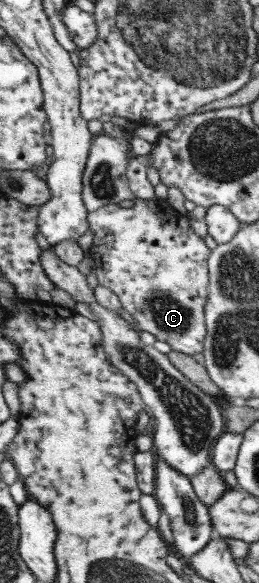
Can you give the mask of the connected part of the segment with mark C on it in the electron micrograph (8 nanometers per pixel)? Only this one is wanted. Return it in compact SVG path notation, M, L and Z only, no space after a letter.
M134 198L133 201L135 203L130 208L110 204L89 212L94 245L88 252L95 263L94 272L98 283L104 284L119 296L124 309L138 322L140 331L149 332L160 342L166 342L171 349L181 351L185 355L203 354L207 338L205 308L211 282L209 257L213 249L206 245L202 236L194 233L194 228L182 223L186 221L186 214L182 215L176 209L172 227L172 207L166 199Z

